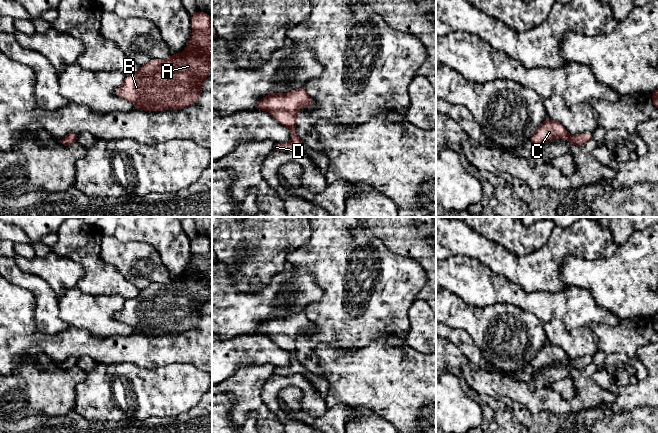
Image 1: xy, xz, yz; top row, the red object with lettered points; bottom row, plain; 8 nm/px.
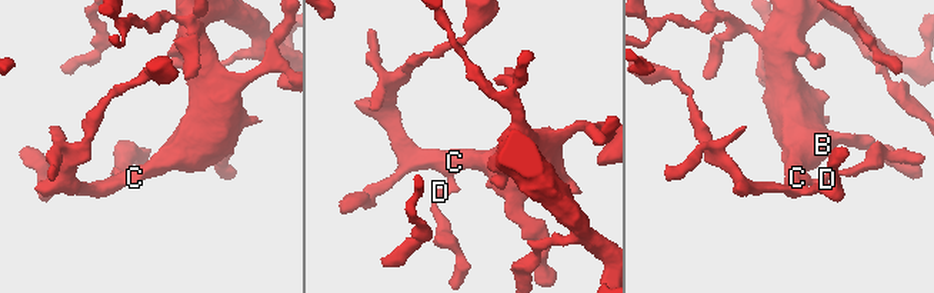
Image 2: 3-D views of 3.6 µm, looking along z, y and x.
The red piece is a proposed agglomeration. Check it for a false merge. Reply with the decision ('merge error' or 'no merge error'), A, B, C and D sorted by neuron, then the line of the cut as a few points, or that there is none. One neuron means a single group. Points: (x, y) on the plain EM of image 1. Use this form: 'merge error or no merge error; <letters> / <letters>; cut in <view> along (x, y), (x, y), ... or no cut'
no merge error; A B C D; no cut

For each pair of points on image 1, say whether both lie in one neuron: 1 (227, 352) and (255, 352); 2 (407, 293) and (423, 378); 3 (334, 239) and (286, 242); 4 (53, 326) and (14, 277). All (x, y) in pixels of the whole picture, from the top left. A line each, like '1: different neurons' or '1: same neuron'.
1: same neuron
2: different neurons
3: different neurons
4: same neuron

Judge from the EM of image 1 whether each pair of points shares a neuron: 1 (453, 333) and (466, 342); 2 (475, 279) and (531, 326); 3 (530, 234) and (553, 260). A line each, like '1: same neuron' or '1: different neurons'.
1: same neuron
2: different neurons
3: different neurons

